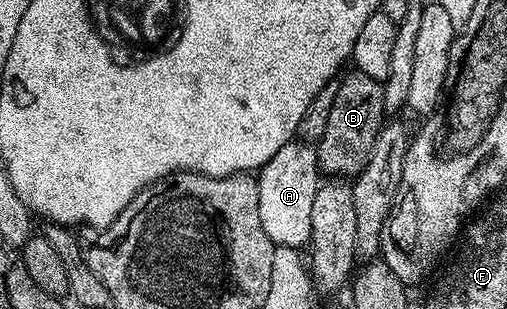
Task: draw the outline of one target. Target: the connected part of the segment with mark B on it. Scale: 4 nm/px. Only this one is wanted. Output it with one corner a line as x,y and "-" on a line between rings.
351,72
343,74
338,95
334,95
334,103
328,112
326,132
315,146
321,174
332,179
354,179
364,170
374,147
374,139
386,121
383,84
370,79
370,75
365,73

